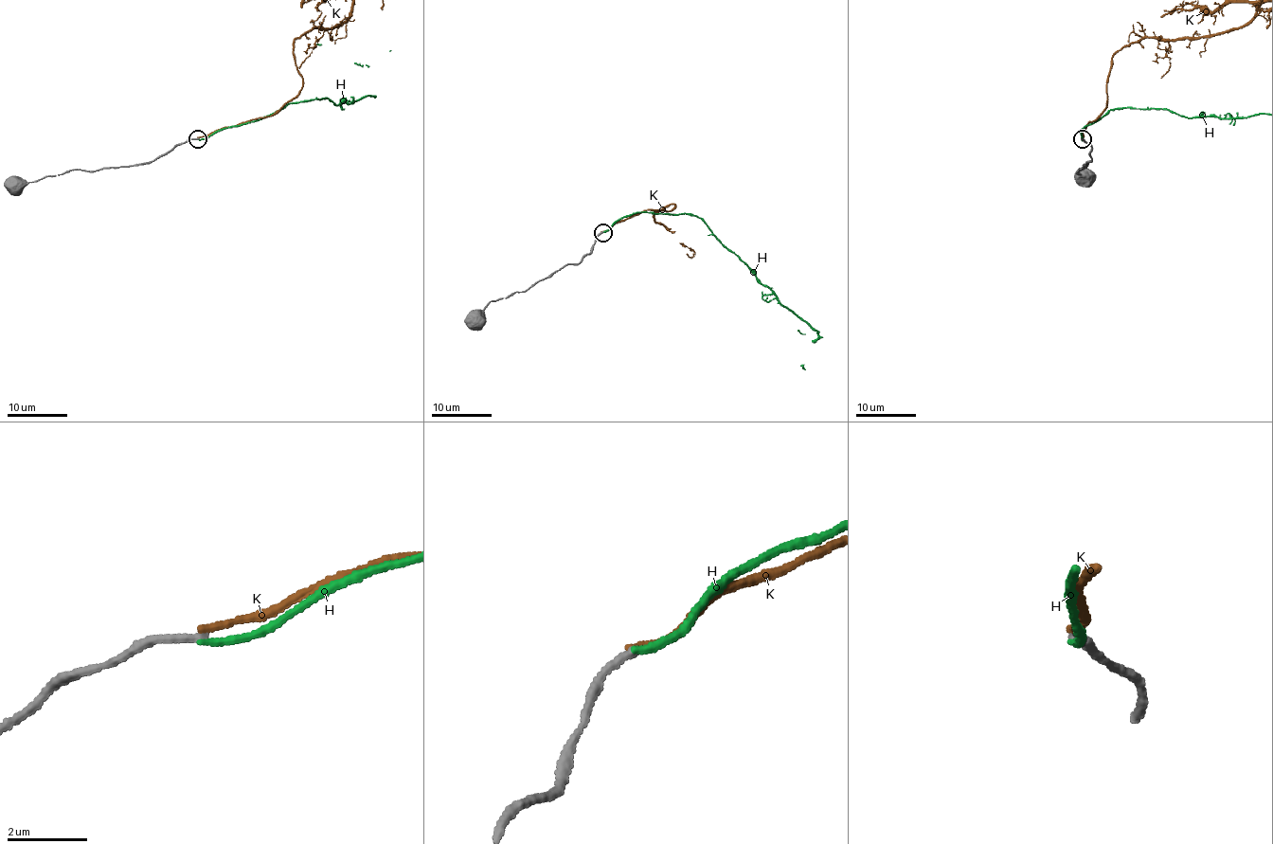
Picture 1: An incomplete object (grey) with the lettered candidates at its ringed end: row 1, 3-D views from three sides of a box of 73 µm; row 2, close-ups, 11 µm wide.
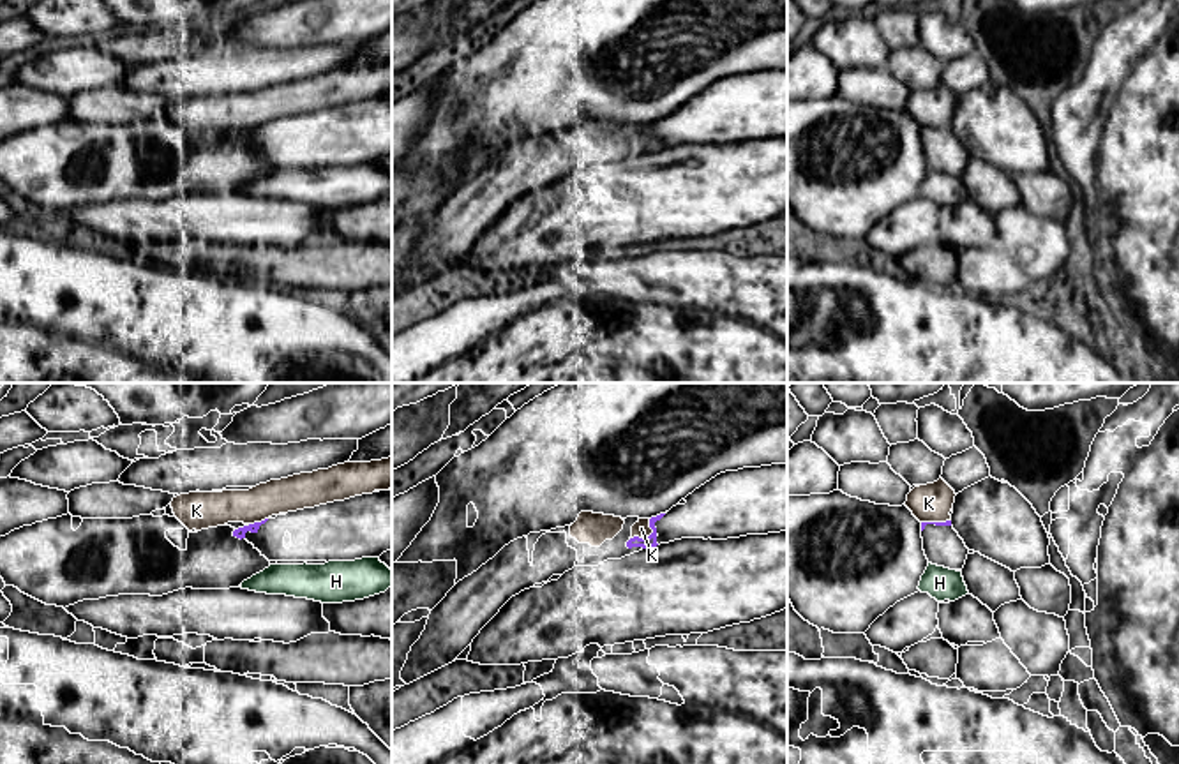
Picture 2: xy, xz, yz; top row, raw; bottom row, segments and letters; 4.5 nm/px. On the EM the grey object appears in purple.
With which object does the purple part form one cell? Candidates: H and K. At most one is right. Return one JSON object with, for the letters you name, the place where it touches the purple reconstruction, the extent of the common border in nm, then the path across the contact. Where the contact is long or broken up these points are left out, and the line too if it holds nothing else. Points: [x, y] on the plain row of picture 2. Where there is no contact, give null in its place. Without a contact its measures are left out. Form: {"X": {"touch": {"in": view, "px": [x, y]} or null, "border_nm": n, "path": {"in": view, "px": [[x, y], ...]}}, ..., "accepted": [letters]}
{"accepted": []}

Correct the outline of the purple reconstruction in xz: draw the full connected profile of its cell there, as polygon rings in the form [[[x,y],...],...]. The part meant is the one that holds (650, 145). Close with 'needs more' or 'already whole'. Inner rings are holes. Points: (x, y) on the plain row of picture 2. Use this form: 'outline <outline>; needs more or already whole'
outline [[[787,69],[725,76],[695,94],[685,109],[650,124],[653,138],[627,152],[657,152],[681,143],[727,145],[787,136]]]; needs more

